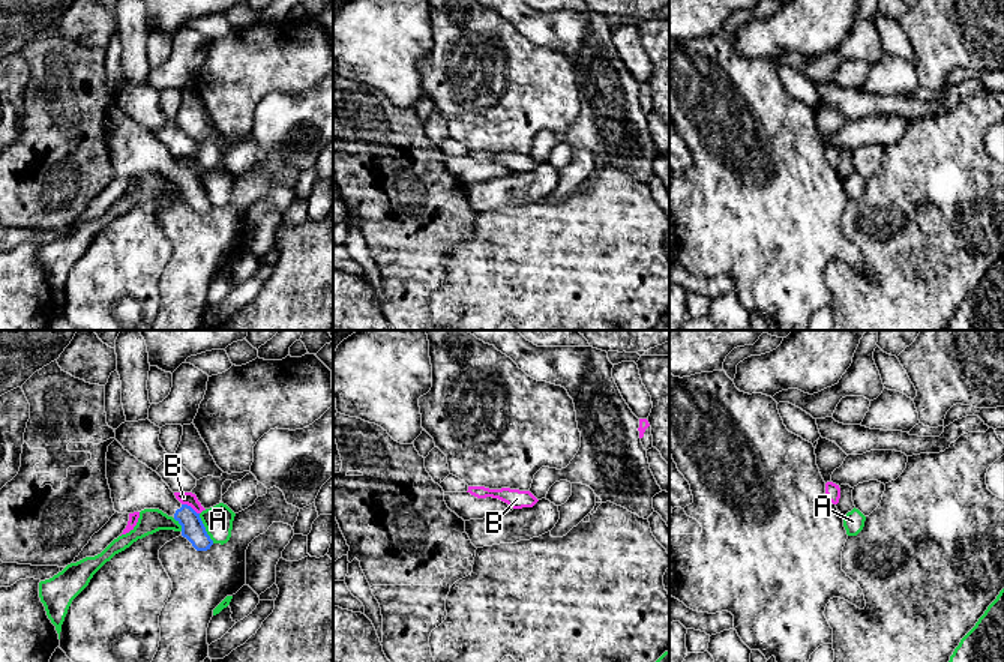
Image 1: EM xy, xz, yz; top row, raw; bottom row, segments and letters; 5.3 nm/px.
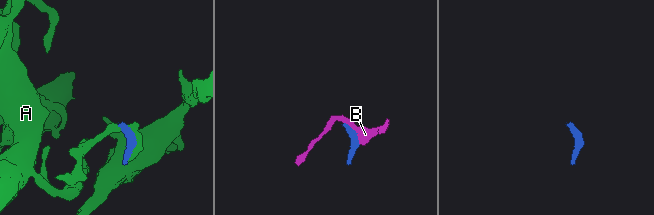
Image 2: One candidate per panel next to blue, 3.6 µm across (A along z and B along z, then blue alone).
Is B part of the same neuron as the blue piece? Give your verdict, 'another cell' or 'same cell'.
another cell

